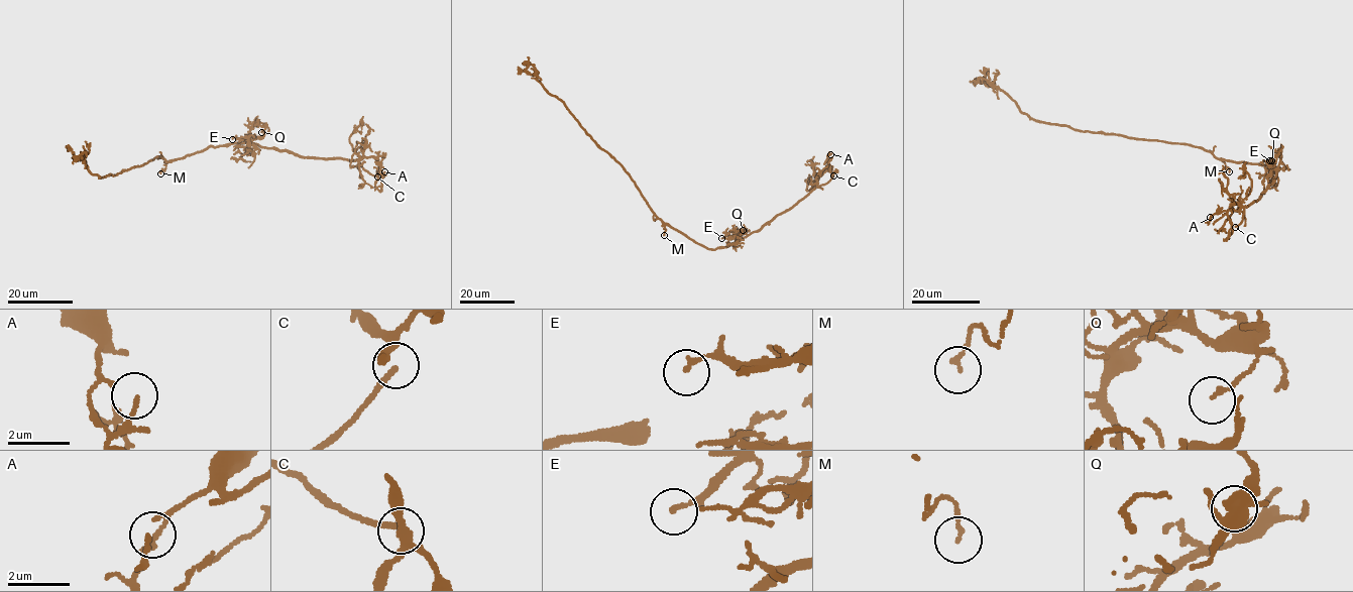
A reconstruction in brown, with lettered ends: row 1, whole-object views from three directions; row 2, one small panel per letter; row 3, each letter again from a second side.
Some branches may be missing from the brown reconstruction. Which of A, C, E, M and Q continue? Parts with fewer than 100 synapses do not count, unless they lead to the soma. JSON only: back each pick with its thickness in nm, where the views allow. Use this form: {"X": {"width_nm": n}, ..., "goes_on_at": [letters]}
{"C": {"width_nm": 90}, "goes_on_at": ["C"]}

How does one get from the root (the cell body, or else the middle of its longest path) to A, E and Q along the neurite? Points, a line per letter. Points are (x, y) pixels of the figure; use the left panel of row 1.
A: (168, 161), (210, 146), (254, 143), (303, 157), (358, 160), (372, 156), (380, 163), (379, 173), (384, 171)
E: (168, 161), (210, 146), (251, 141), (247, 138), (232, 139)
Q: (168, 161), (210, 146), (248, 140), (251, 137), (250, 127), (255, 124), (265, 126), (261, 132)

